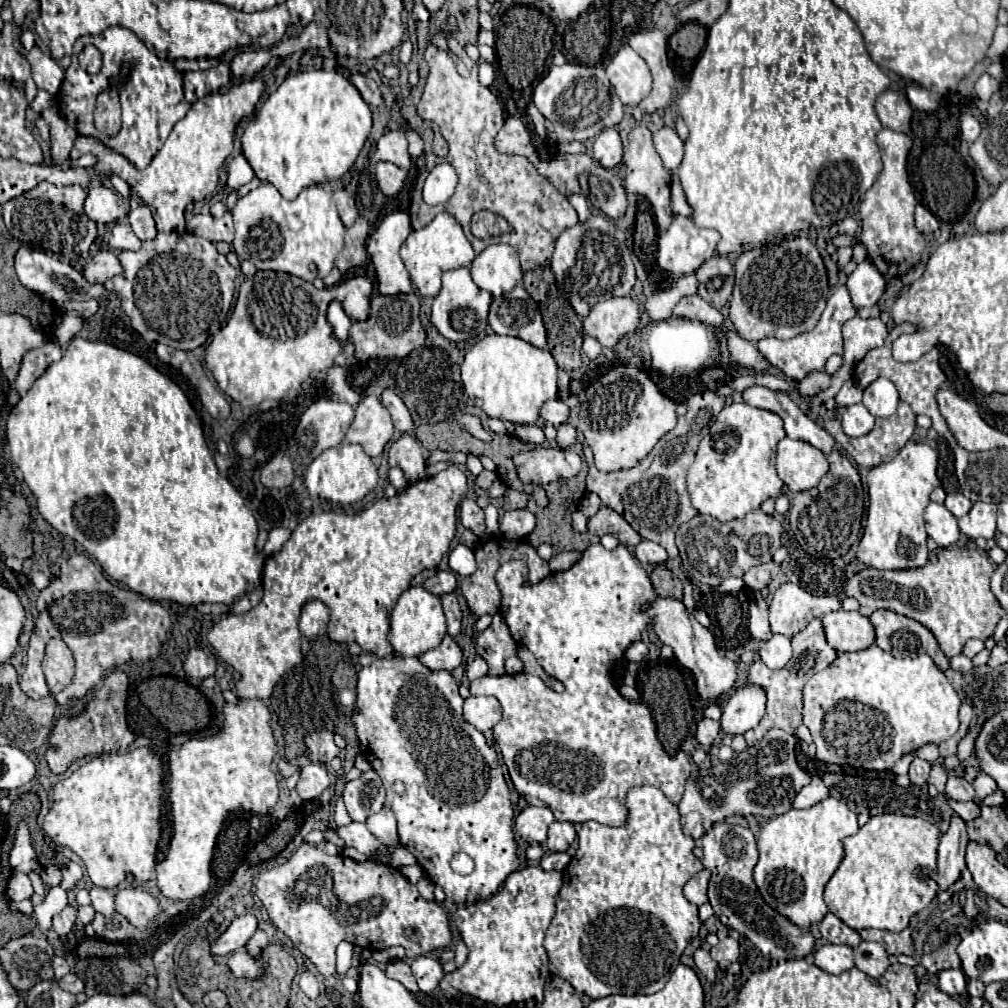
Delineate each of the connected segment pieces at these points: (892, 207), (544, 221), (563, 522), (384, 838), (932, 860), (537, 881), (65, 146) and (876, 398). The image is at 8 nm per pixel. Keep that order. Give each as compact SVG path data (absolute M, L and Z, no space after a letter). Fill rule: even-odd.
M885 128L877 134L877 144L883 158L883 170L877 176L875 184L865 192L865 198L859 206L861 234L857 242L865 246L867 260L873 262L883 276L895 278L907 274L915 264L919 264L925 252L925 238L913 222L915 194L907 176L907 154L913 140L907 134Z
M449 16L441 28L441 34L447 36L451 52L457 58L461 58L461 62L469 70L469 76L461 76L457 72L455 62L449 58L445 50L439 50L435 44L427 44L425 48L429 78L419 102L419 114L425 120L435 120L441 128L441 134L449 142L449 154L445 158L439 158L431 150L433 130L425 130L423 142L425 142L427 168L433 168L441 164L443 160L447 160L457 170L459 184L455 188L455 194L445 202L445 210L451 216L455 216L457 222L463 226L465 236L469 238L473 248L475 248L475 242L469 230L473 212L491 210L495 214L501 214L515 228L515 232L505 238L497 238L497 242L517 244L521 268L523 272L527 272L549 262L559 234L565 228L575 226L579 222L577 212L561 192L557 192L539 172L535 172L535 166L525 156L509 156L495 150L493 138L504 124L504 107L490 88L479 84L477 62L473 62L463 52L463 46L453 36L455 30L457 30L457 22L453 16Z
M578 441L572 448L580 457L582 457L582 469L579 474L572 478L559 480L549 484L545 489L549 498L549 504L547 504L545 508L533 504L533 500L531 500L531 510L533 510L535 516L537 516L537 528L533 530L533 534L535 534L533 538L535 538L535 542L549 542L551 546L555 546L555 548L559 548L559 550L577 550L577 552L585 552L587 546L593 544L593 534L590 534L589 532L576 533L571 530L571 514L577 510L577 504L579 504L581 496L585 494L585 480L588 468L583 459L581 443Z
M381 808L377 814L369 816L365 820L365 826L369 832L385 846L399 846L397 836L397 820L393 818L393 812L389 808Z
M899 814L871 816L855 836L843 840L843 860L825 886L829 910L853 930L879 928L901 932L909 918L937 896L937 846L941 832L935 824Z
M525 866L513 872L495 896L458 908L451 918L469 946L469 958L463 966L443 976L441 988L455 988L495 1006L509 1006L525 1000L541 1002L545 986L541 966L549 962L543 938L555 916L555 898L561 882L563 876L557 870L545 872L541 866Z
M53 108L43 110L41 116L47 122L47 128L49 128L49 134L51 134L51 154L53 154L53 158L55 160L67 160L69 152L73 148L73 140L77 138L75 128L71 128L59 116L59 112L53 110Z
M877 378L873 384L869 384L865 388L861 402L873 416L887 418L887 416L895 414L897 404L899 404L899 394L897 394L897 388L893 382L885 380L885 378Z

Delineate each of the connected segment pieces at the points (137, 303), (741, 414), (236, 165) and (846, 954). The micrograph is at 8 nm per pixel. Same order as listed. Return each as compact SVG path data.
M159 232L155 240L143 242L139 252L121 252L119 260L125 268L125 274L119 274L111 280L113 292L119 296L123 312L131 318L131 326L147 342L163 342L177 350L195 350L225 324L233 302L237 270L227 262L223 254L215 250L213 242L187 232Z
M731 402L729 406L725 406L715 418L715 422L711 424L709 436L701 440L697 458L689 468L687 488L693 506L701 514L711 514L719 522L729 522L733 518L743 518L747 512L759 508L765 498L777 498L781 494L783 482L775 472L775 450L781 438L785 438L783 420L775 412L753 408L745 402Z
M237 154L237 156L229 162L227 186L233 188L233 190L237 190L237 188L241 188L243 184L251 182L253 176L255 176L255 172L253 172L253 168L249 166L249 162L245 160L245 156L243 156L243 154Z
M823 944L813 952L813 962L829 974L841 974L853 968L853 950L849 946Z

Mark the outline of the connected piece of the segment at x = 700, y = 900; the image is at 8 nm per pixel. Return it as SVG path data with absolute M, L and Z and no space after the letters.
M701 870L697 872L687 884L685 884L685 898L697 906L705 904L707 902L707 884L709 884L709 876L711 872L709 870Z

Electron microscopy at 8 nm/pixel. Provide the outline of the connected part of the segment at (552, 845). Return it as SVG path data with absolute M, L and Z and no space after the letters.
M553 822L549 826L549 838L547 838L547 848L551 852L565 852L573 840L575 840L575 828L569 822Z

